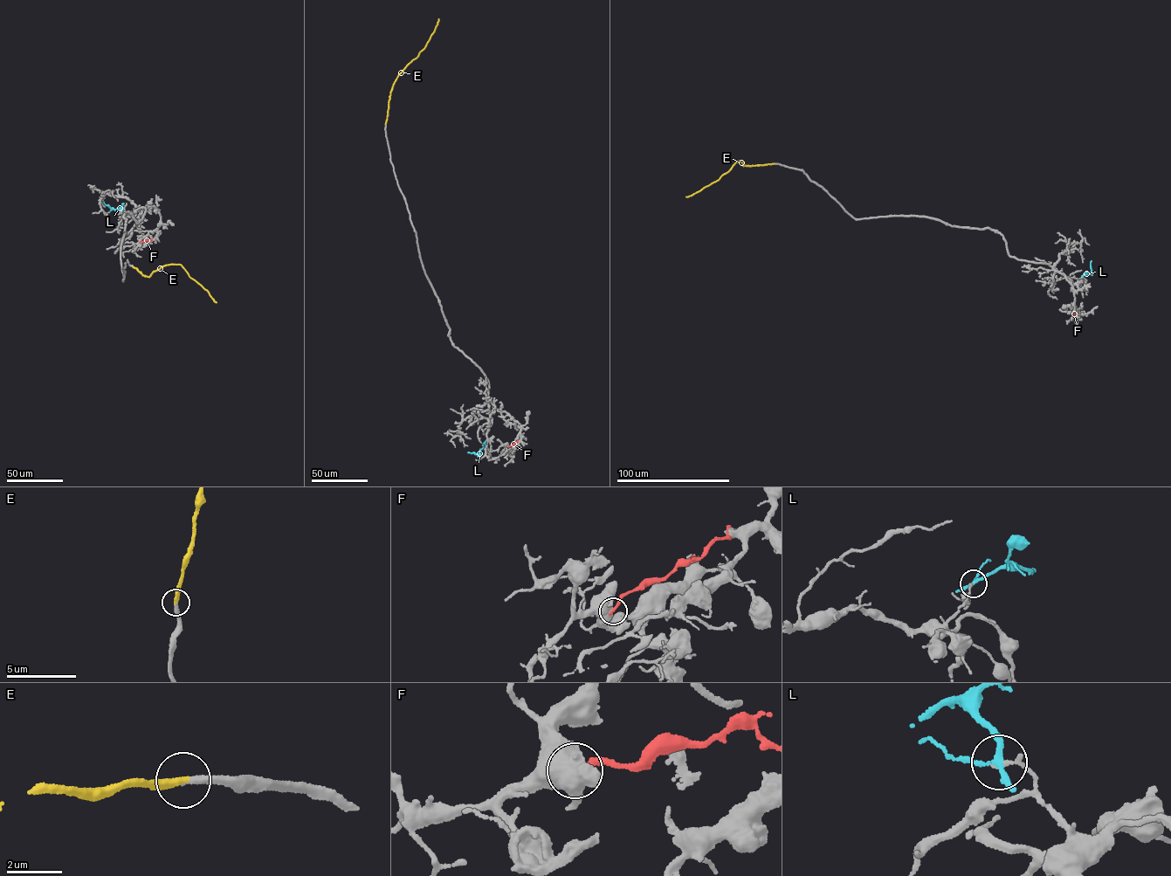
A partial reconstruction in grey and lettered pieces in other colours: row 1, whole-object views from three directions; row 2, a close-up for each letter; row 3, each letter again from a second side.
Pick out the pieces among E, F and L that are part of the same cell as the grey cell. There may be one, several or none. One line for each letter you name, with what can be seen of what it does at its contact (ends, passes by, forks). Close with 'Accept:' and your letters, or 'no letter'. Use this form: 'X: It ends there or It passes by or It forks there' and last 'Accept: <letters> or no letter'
E: It ends there
Accept: E

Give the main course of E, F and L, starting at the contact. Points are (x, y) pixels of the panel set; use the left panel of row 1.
E: (133, 266), (148, 277), (162, 266), (180, 265), (216, 302)
F: (140, 242), (152, 238)
L: (122, 210), (120, 207), (111, 208), (103, 201)

